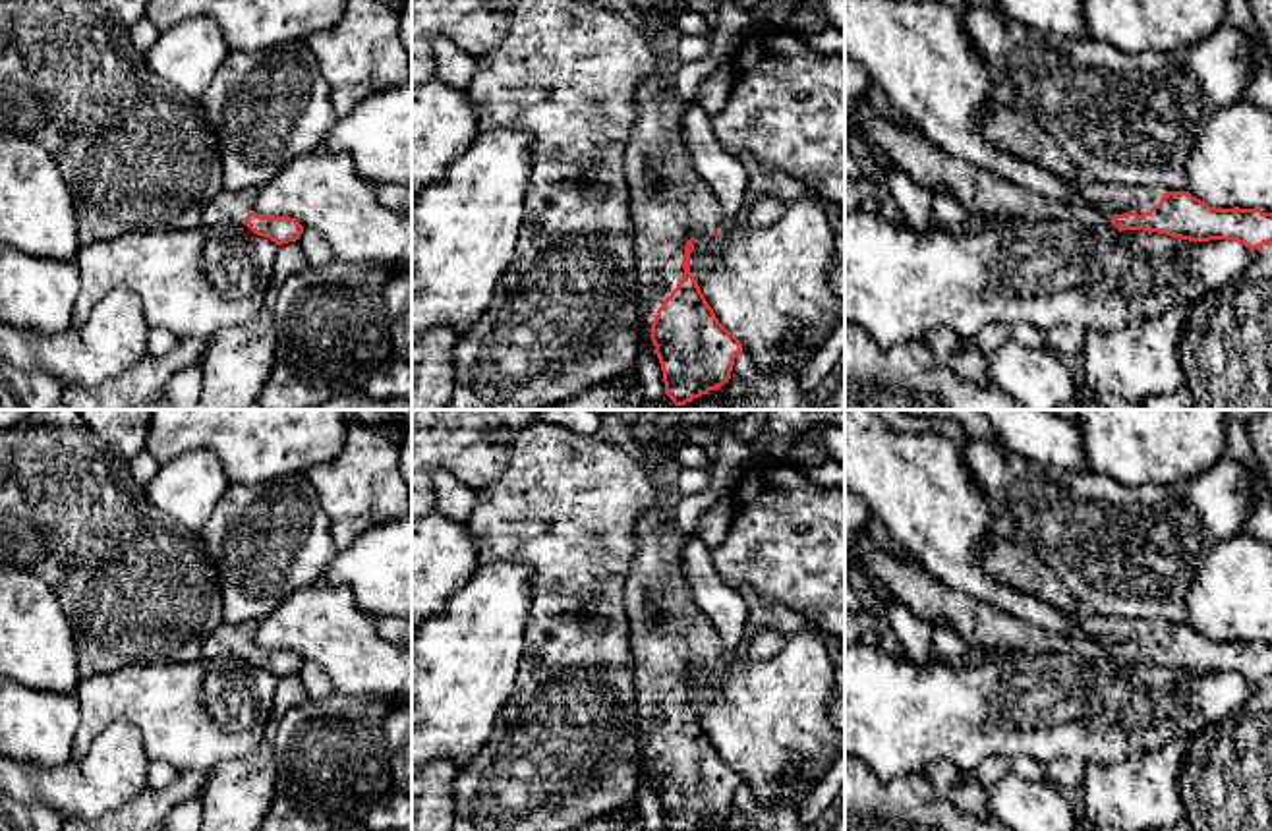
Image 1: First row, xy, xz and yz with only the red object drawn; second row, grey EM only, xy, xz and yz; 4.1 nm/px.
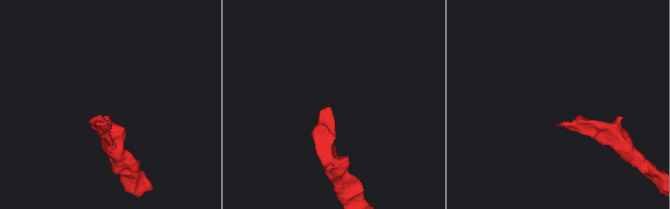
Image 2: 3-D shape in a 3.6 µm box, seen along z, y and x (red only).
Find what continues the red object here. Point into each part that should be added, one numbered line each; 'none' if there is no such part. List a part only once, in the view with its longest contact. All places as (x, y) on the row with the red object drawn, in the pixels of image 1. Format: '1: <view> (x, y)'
1: yz (979, 192)

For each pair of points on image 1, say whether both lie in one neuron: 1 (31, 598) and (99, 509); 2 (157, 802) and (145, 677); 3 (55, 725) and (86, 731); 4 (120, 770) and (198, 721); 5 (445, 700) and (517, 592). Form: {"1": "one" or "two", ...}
{"1": "two", "2": "two", "3": "two", "4": "two", "5": "one"}

